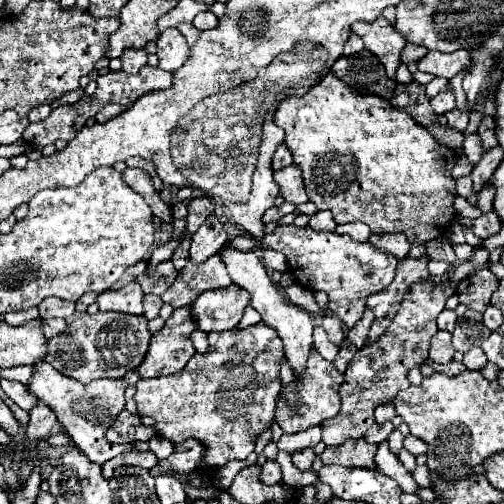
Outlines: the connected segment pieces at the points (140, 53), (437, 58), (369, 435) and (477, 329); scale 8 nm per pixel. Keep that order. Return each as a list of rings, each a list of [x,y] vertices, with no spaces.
[[[127,49],[121,55],[121,61],[123,61],[123,71],[139,73],[139,69],[147,63],[147,53],[143,49]]]
[[[459,49],[455,53],[441,53],[441,51],[429,51],[421,61],[417,61],[417,69],[423,73],[431,73],[435,77],[453,79],[461,69],[471,65],[469,51]]]
[[[387,421],[387,423],[373,423],[373,427],[371,429],[367,429],[367,433],[365,433],[365,441],[367,443],[379,443],[379,441],[385,441],[391,433],[393,433],[393,423],[391,421]]]
[[[467,309],[465,315],[461,315],[457,319],[457,325],[453,331],[453,347],[457,351],[465,353],[471,347],[481,345],[489,335],[491,335],[491,331],[483,325],[483,313]]]

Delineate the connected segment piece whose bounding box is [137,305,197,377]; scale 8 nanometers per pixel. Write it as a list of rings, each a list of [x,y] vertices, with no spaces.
[[[191,305],[177,311],[181,321],[167,321],[165,327],[151,337],[151,345],[145,361],[139,365],[141,377],[161,377],[175,373],[187,365],[195,355],[191,333],[197,329]]]

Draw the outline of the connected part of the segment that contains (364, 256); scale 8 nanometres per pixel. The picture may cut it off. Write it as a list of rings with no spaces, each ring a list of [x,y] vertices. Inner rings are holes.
[[[277,225],[275,231],[267,233],[261,243],[251,235],[239,235],[227,245],[239,251],[255,251],[257,247],[281,251],[287,257],[295,283],[301,283],[311,291],[327,293],[331,315],[339,317],[347,327],[353,327],[359,321],[367,297],[371,293],[383,291],[393,281],[397,267],[397,259],[391,253],[369,243],[357,243],[347,235],[313,231],[311,227],[297,225]]]

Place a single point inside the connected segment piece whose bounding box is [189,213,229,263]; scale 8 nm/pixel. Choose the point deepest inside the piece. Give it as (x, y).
(211, 236)

